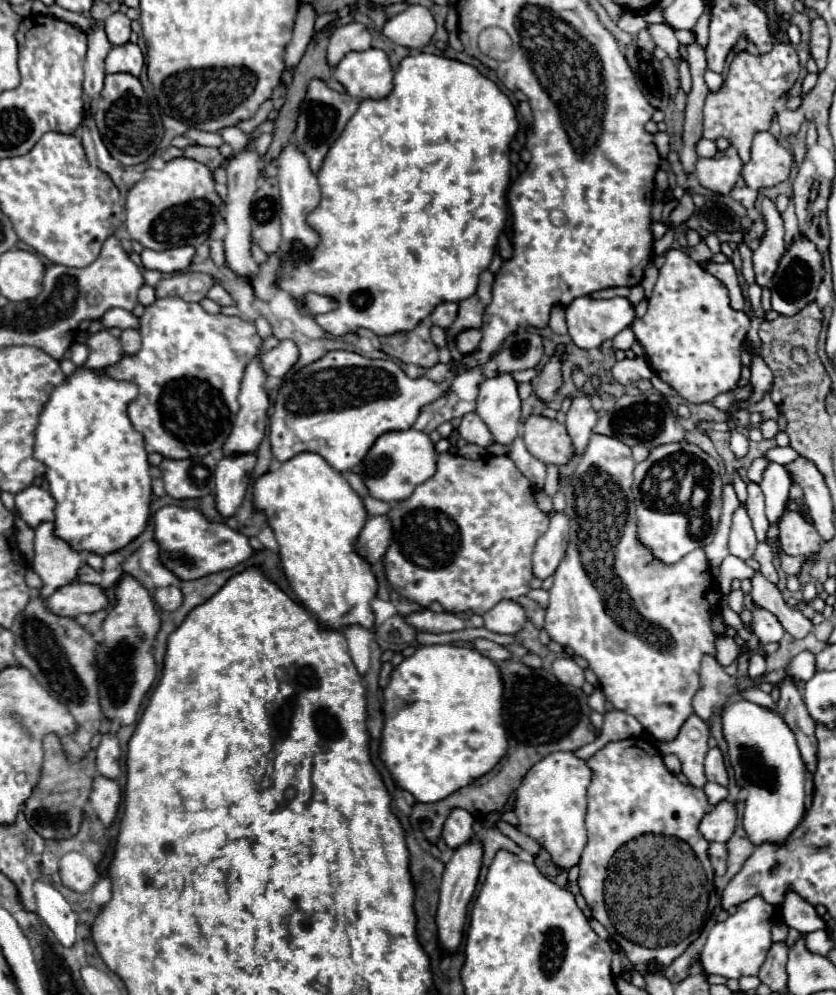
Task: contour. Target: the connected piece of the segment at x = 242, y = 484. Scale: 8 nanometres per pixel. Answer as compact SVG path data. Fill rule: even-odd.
M237 455L237 459L221 459L215 469L215 507L227 519L235 515L245 497L249 473L255 467L255 455Z

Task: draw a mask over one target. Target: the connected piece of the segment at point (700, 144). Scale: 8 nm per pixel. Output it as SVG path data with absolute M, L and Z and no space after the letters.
M699 139L697 141L697 155L699 157L713 157L717 153L717 147L713 141L709 139Z

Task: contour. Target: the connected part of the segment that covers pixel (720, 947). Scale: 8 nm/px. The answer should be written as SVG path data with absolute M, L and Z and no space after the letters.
M755 895L741 905L737 911L729 915L725 921L717 923L701 951L701 965L703 971L709 975L723 975L727 979L739 979L743 975L757 975L769 949L771 949L771 927L775 925L779 909L777 905L767 903L761 895Z

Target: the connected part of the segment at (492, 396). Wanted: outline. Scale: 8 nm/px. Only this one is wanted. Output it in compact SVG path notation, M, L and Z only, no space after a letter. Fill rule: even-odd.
M497 375L481 383L477 415L489 427L495 443L513 443L521 429L521 399L517 395L517 383L511 375Z

